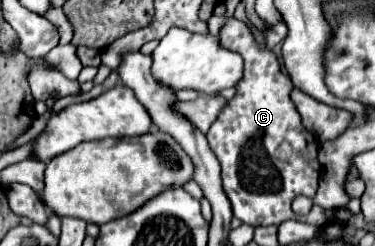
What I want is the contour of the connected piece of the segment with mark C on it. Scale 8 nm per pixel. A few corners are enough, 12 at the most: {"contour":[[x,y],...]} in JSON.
{"contour":[[249,26],[219,42],[245,60],[207,132],[233,216],[253,228],[347,224],[313,198],[317,138],[293,82]]}

